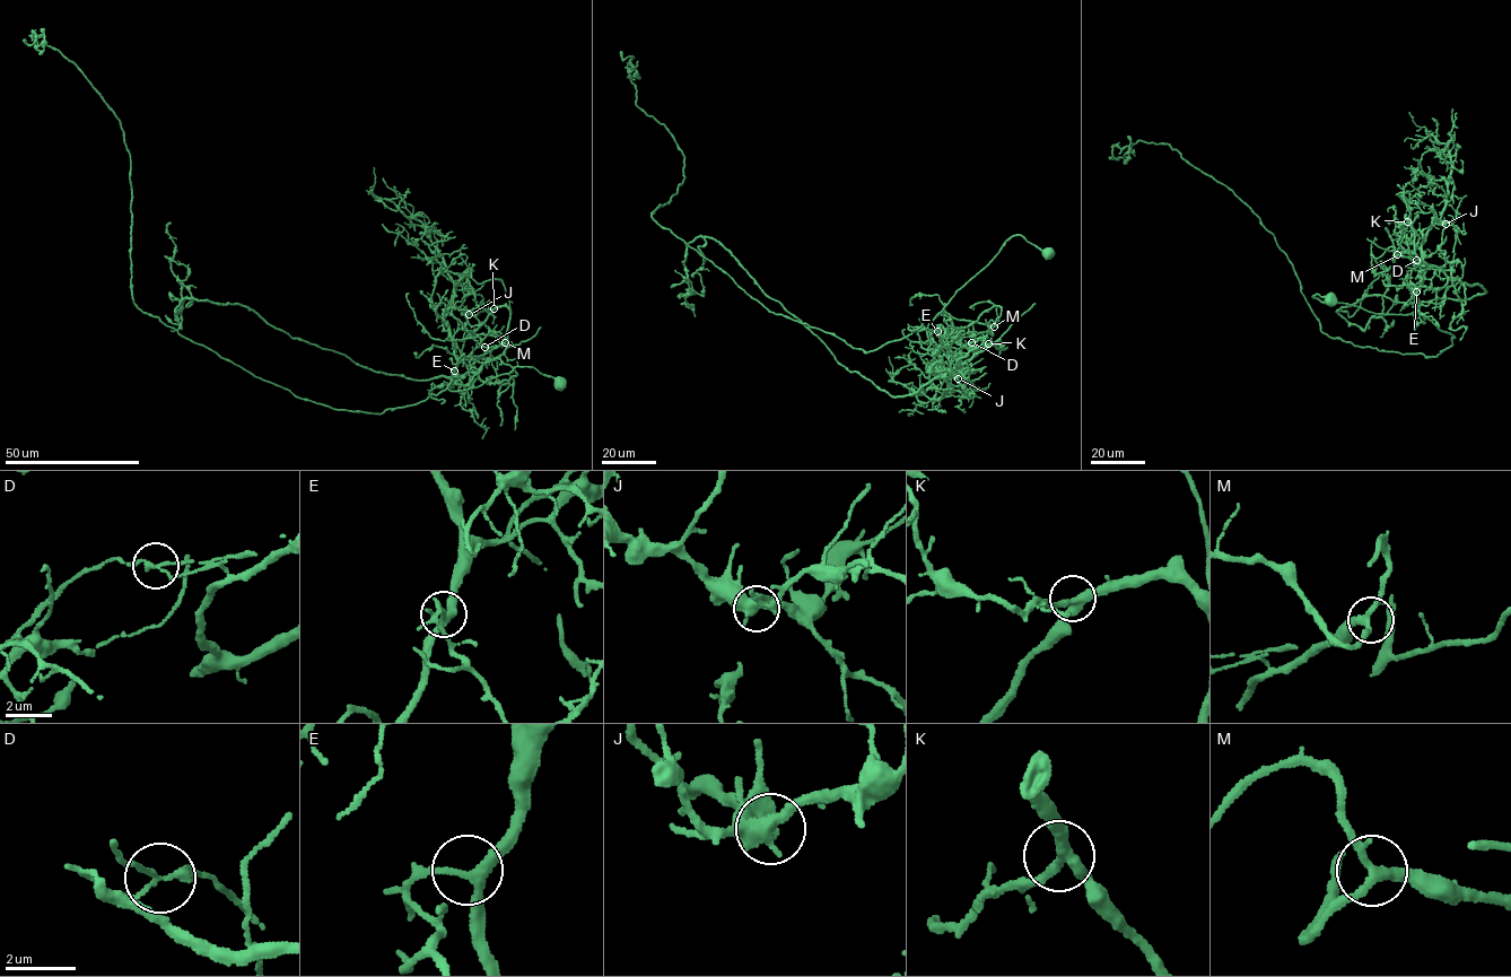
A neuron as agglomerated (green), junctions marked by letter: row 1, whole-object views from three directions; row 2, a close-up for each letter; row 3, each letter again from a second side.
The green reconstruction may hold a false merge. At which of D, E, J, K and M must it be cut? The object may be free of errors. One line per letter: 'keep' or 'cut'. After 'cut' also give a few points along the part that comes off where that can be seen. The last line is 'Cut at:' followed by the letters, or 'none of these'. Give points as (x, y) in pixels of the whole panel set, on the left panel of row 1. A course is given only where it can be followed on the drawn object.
D: cut | (485, 347), (492, 357), (475, 372), (417, 380), (293, 338), (236, 303), (183, 298), (177, 320), (171, 221)
E: keep
J: keep
K: keep
M: keep
Cut at: D

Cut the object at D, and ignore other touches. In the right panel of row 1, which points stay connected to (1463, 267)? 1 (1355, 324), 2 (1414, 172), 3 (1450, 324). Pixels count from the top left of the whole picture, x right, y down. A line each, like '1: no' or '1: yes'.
1: no
2: yes
3: no

